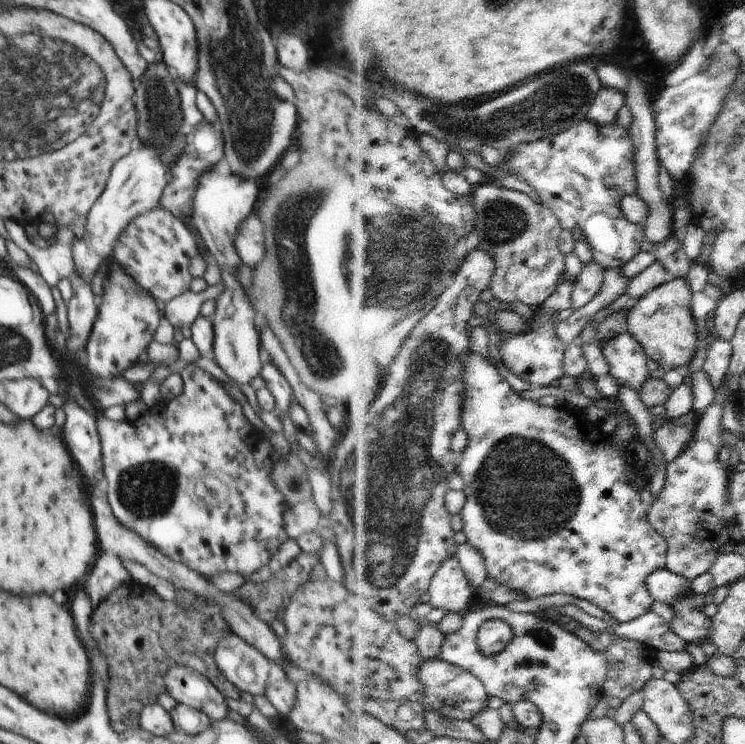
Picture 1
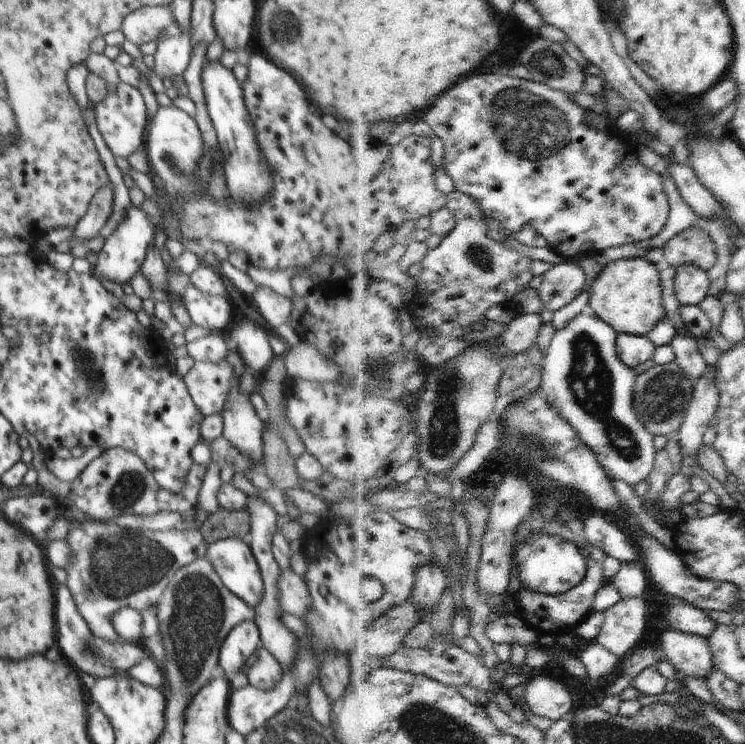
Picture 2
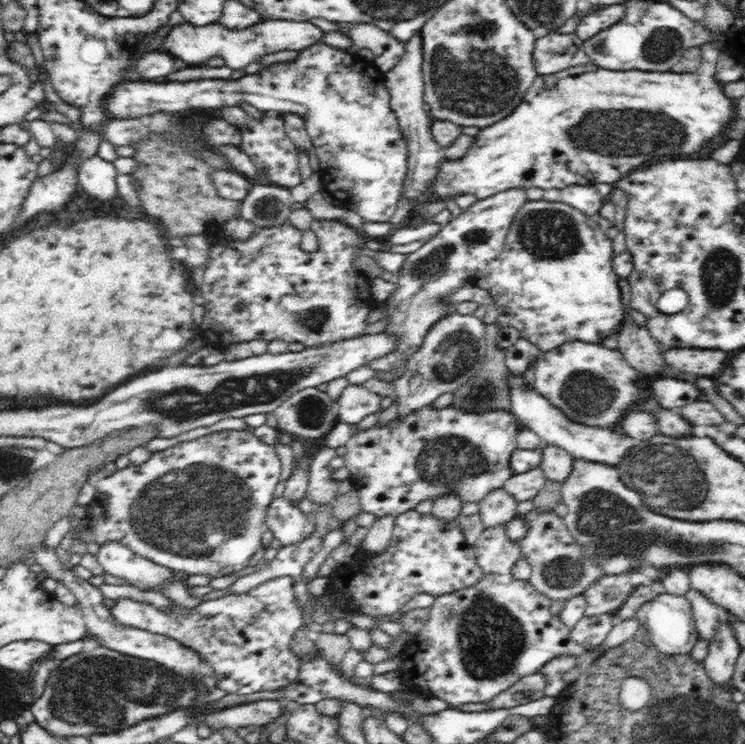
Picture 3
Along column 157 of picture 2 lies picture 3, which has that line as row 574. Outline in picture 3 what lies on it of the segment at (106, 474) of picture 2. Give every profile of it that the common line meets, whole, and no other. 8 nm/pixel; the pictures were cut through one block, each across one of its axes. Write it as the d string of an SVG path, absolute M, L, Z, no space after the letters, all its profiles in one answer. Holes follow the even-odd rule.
M505 524L485 528L473 547L484 576L470 588L437 596L429 608L430 618L424 628L412 636L406 648L398 654L408 664L400 670L405 689L422 696L438 697L454 709L467 702L487 703L523 676L538 673L557 656L578 657L587 652L571 639L570 627L560 620L559 615L550 613L552 600L537 592L528 581L520 581L513 576L514 564L520 560L521 546L506 535Z

